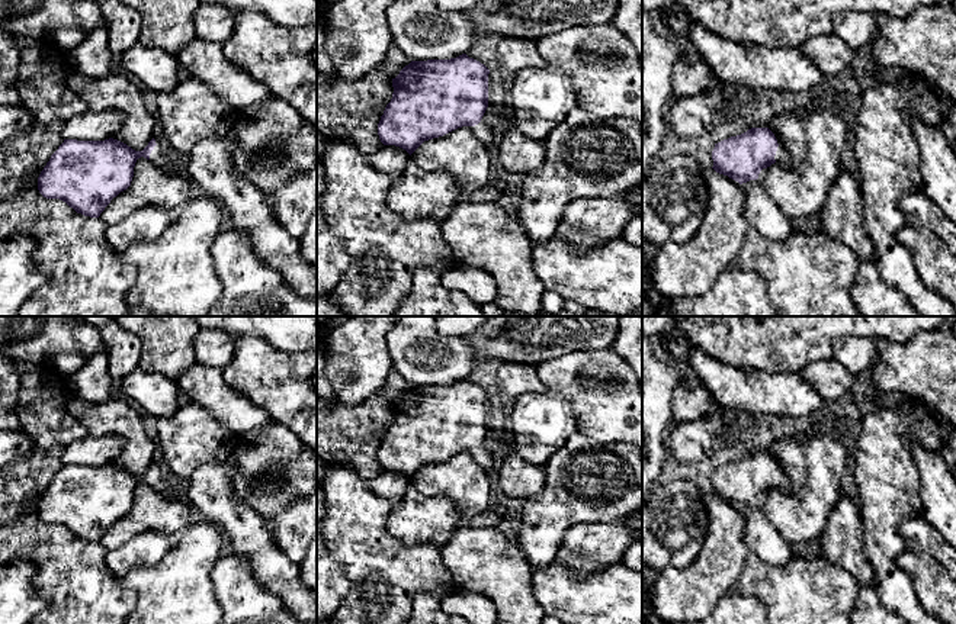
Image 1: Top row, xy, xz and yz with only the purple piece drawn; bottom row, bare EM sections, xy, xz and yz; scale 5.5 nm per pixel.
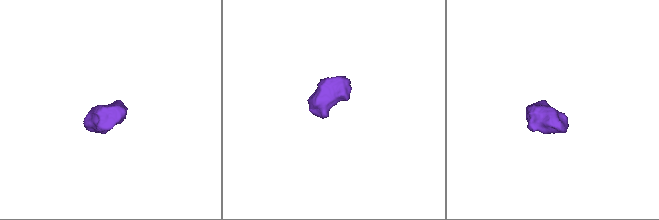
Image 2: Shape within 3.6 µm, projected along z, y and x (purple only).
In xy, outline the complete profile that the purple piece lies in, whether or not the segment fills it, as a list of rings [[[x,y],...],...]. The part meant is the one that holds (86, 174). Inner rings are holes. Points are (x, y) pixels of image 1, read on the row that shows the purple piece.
[[[109,138],[105,141],[64,139],[38,177],[46,199],[60,199],[77,213],[99,218],[121,192],[131,186],[138,158],[166,168],[153,138],[142,151]]]

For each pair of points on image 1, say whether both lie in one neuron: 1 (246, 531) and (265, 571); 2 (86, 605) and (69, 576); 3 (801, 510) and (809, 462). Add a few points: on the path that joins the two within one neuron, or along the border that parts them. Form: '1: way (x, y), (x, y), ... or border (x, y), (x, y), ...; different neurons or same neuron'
1: way (254, 542), (265, 560); same neuron
2: way (84, 598), (76, 584); same neuron
3: way (809, 498), (809, 473); same neuron

